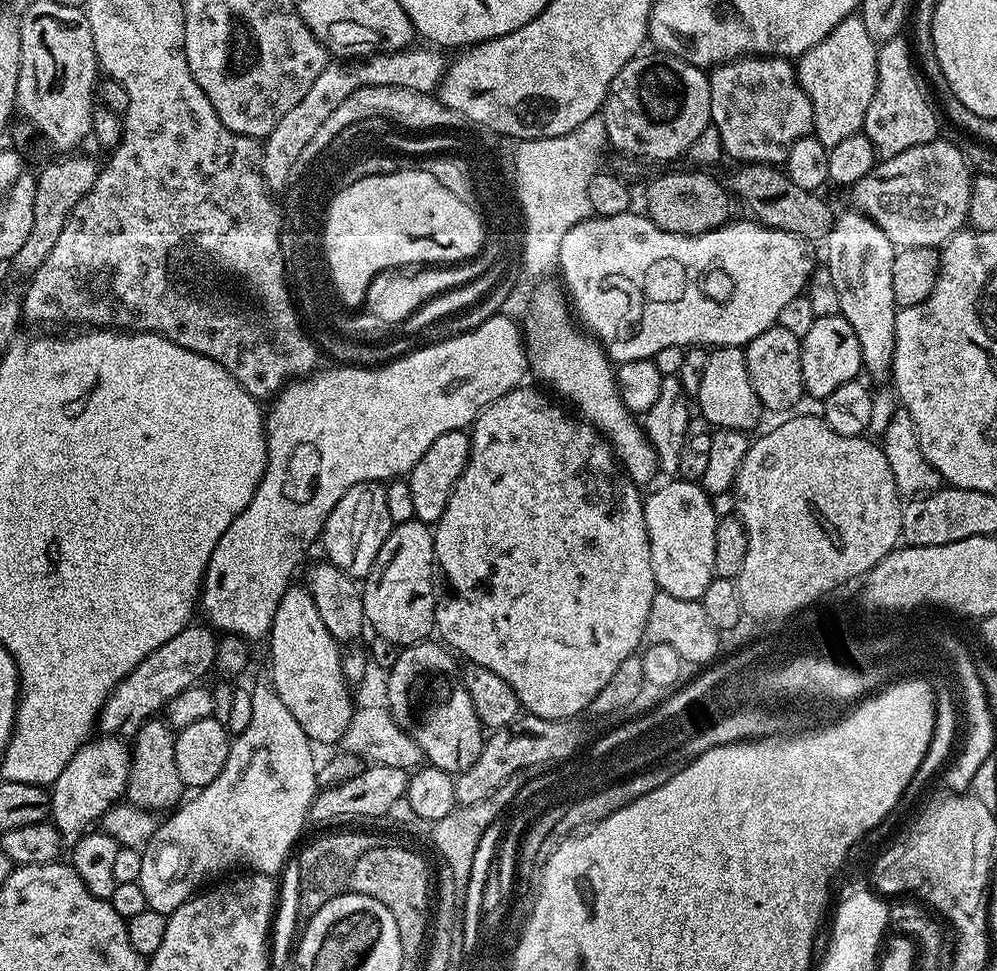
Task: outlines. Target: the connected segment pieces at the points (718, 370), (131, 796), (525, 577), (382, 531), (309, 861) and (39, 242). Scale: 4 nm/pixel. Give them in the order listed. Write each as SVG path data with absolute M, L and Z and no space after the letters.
M713 347L708 352L702 384L694 400L695 403L700 403L699 415L706 417L712 423L713 429L729 428L747 433L753 431L752 427L760 420L762 405L758 394L754 394L754 386L750 382L743 347Z
M149 718L131 737L130 774L126 791L127 803L135 808L144 808L147 812L160 814L163 808L172 810L185 799L186 789L182 778L178 778L178 765L174 763L176 732L164 718Z
M511 388L502 394L502 398L485 406L475 424L471 425L468 465L456 479L446 502L446 510L434 525L432 534L435 563L439 571L440 568L444 571L449 586L456 591L456 596L449 600L441 599L437 603L435 631L438 636L440 632L439 639L449 649L455 650L461 657L464 655L463 659L467 663L477 664L498 674L502 682L512 687L520 700L521 709L527 715L547 720L570 720L579 717L579 712L583 713L587 709L588 703L595 698L598 690L602 690L602 686L606 686L606 682L610 682L614 670L618 670L626 658L637 655L644 640L646 618L650 618L650 602L654 602L654 594L658 589L654 566L650 562L650 538L646 530L641 489L624 472L611 444L600 432L571 411L563 412L559 408L561 405L551 395L543 396L539 392L541 389L536 388Z
M367 480L355 484L330 510L324 523L322 545L327 563L342 570L353 578L363 578L374 566L374 558L378 558L378 550L382 550L382 542L392 533L394 525L390 518L390 509L386 506L386 487L381 481Z
M328 832L317 840L312 840L304 849L301 847L300 861L300 893L298 894L298 910L296 911L297 925L303 926L314 918L317 908L326 906L330 898L339 896L348 888L348 879L362 854L374 847L371 835L364 832Z
M80 154L60 158L64 160L56 160L44 169L39 169L34 190L34 223L30 226L30 235L22 245L22 250L18 250L18 254L14 254L10 262L10 268L14 271L31 274L38 270L38 266L42 266L42 262L46 262L50 250L54 250L58 238L62 235L66 218L70 218L70 210L74 210L74 206L88 193L90 186L94 186L101 165L95 164L88 156L76 155Z

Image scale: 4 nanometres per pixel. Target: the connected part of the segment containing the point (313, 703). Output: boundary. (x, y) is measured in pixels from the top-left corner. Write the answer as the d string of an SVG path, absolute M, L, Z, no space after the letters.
M289 586L286 594L282 594L282 602L278 602L278 610L274 614L272 631L266 640L268 652L272 655L270 683L309 740L317 745L339 745L354 711L352 696L348 693L351 692L350 685L342 674L342 648L330 630L326 630L307 587L296 587Z

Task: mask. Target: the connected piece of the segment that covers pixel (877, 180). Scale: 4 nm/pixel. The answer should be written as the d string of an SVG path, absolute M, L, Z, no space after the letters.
M937 138L922 146L902 150L889 160L881 159L870 174L866 174L856 184L851 185L851 207L860 212L882 228L897 249L901 248L934 248L939 249L952 239L954 233L965 227L970 206L970 190L974 172L963 157L958 146Z

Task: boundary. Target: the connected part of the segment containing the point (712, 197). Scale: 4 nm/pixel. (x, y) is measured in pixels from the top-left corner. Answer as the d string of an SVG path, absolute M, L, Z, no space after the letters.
M692 171L696 172L670 172L664 174L654 179L644 194L645 215L649 220L654 221L660 229L666 230L668 233L686 233L688 235L706 233L712 229L720 228L731 217L730 202L732 203L732 198L727 187L725 185L723 187L714 177L708 175L707 171Z

